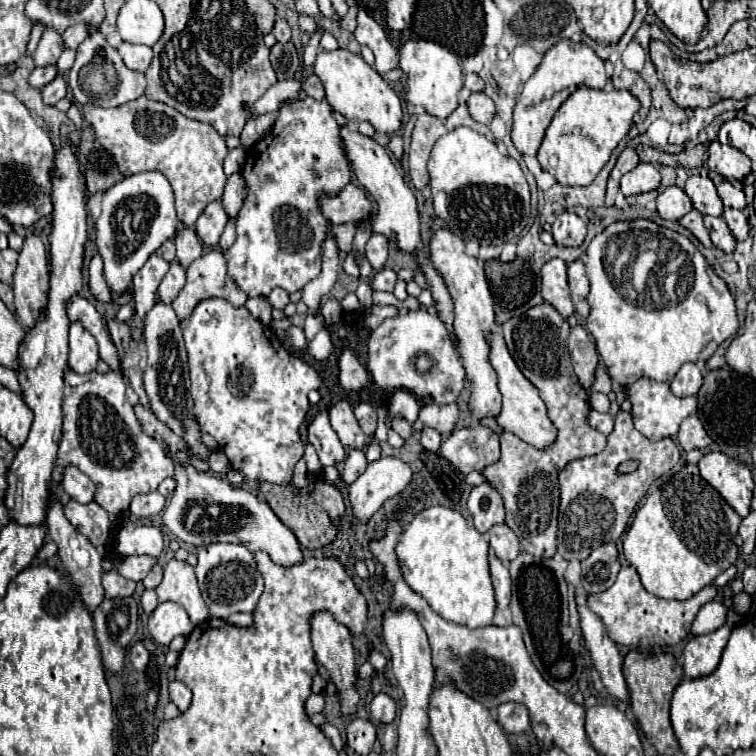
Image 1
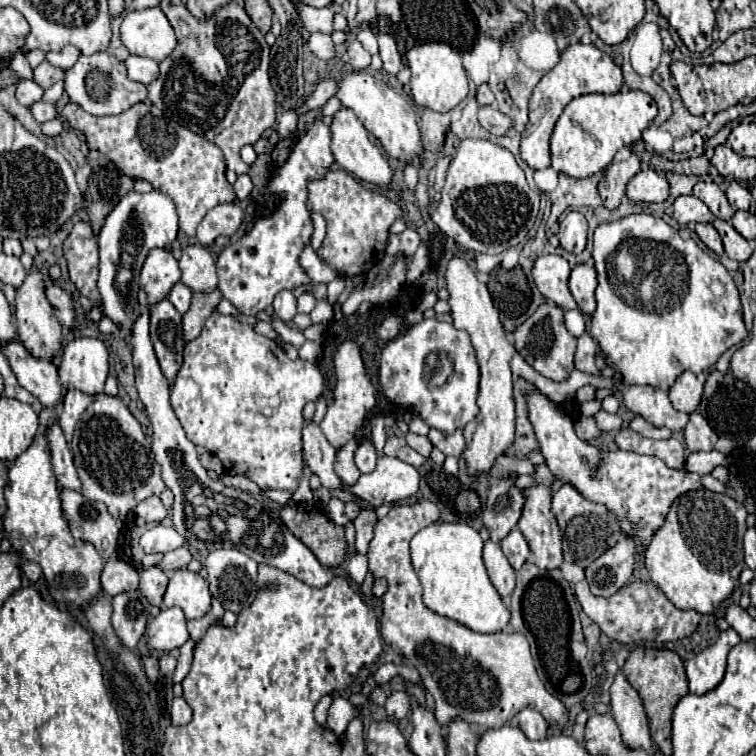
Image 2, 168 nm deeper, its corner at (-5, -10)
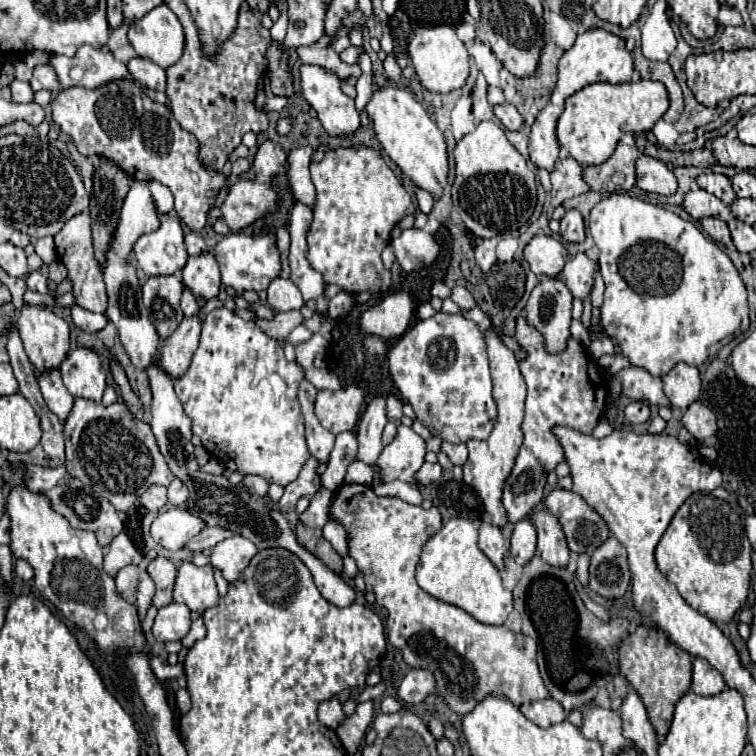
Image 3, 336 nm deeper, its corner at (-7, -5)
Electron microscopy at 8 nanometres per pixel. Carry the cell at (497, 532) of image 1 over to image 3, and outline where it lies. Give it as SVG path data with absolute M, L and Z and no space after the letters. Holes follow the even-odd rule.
M521 519L515 523L513 535L511 535L511 557L515 559L517 565L525 565L533 553L535 553L535 527L531 525L529 519Z

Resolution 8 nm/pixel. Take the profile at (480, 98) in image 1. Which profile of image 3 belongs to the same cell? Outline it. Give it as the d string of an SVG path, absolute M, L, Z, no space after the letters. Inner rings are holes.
M509 103L495 105L495 107L493 107L493 113L495 113L495 117L497 117L509 131L519 131L521 125L523 125L523 119L521 119L519 111L517 111L513 105L509 105Z

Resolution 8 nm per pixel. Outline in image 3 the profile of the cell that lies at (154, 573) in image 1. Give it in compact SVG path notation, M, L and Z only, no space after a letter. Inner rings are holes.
M157 557L149 563L147 573L151 575L151 579L155 581L155 595L153 595L153 605L155 607L165 607L173 601L173 585L175 585L175 575L177 569L175 565L165 559L165 557Z

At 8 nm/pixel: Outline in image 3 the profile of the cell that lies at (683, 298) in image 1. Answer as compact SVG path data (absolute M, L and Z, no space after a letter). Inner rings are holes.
M613 193L591 209L589 231L601 251L599 269L605 281L601 323L605 333L617 341L621 353L631 361L631 365L643 367L655 377L665 377L679 361L699 367L727 345L719 341L733 337L741 331L741 325L743 331L749 329L745 283L721 247L711 239L705 239L691 221L641 199Z

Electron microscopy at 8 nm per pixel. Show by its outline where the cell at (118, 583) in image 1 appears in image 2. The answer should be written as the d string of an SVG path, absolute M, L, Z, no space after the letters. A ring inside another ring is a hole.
M109 560L103 568L101 584L103 584L105 594L113 596L125 590L135 590L139 584L139 574L131 564L123 560Z

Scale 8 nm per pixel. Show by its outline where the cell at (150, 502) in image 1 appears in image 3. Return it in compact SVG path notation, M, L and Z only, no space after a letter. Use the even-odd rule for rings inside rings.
M151 485L143 495L141 495L141 503L147 511L159 511L161 507L167 505L167 487L161 485Z

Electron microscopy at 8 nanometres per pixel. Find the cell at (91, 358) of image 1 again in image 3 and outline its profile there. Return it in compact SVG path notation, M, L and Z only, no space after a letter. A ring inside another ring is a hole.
M77 347L61 363L61 375L67 391L73 397L101 401L105 391L105 369L95 349Z

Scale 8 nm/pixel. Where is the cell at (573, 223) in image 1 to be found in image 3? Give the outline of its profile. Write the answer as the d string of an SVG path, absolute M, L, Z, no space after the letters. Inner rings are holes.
M569 209L561 219L561 237L569 243L581 243L585 239L585 221L577 209Z

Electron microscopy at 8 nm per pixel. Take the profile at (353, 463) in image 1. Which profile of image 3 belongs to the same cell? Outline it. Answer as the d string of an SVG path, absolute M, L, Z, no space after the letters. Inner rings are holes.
M375 397L369 405L367 411L363 413L359 427L357 427L357 439L359 439L359 461L373 465L383 451L381 435L383 427L387 423L385 417L385 397Z

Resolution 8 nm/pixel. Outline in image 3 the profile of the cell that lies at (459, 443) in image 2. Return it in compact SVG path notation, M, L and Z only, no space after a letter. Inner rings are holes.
M443 441L441 449L449 455L449 459L451 459L451 463L453 463L453 465L463 465L463 463L467 461L467 447L465 447L465 443L451 445L449 441Z

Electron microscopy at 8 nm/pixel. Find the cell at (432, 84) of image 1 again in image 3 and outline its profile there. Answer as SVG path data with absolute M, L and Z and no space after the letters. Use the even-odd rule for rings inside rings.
M449 25L439 27L419 27L409 41L409 57L415 67L415 73L421 85L431 93L447 95L455 89L461 89L469 77L469 63L467 63L467 49L457 37L455 29Z

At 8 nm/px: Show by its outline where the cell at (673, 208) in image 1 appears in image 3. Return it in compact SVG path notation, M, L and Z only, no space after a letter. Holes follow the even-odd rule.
M693 187L683 201L683 209L693 217L693 219L703 219L703 217L715 217L721 221L729 221L733 215L727 205L723 205L715 195L707 193L705 189Z

